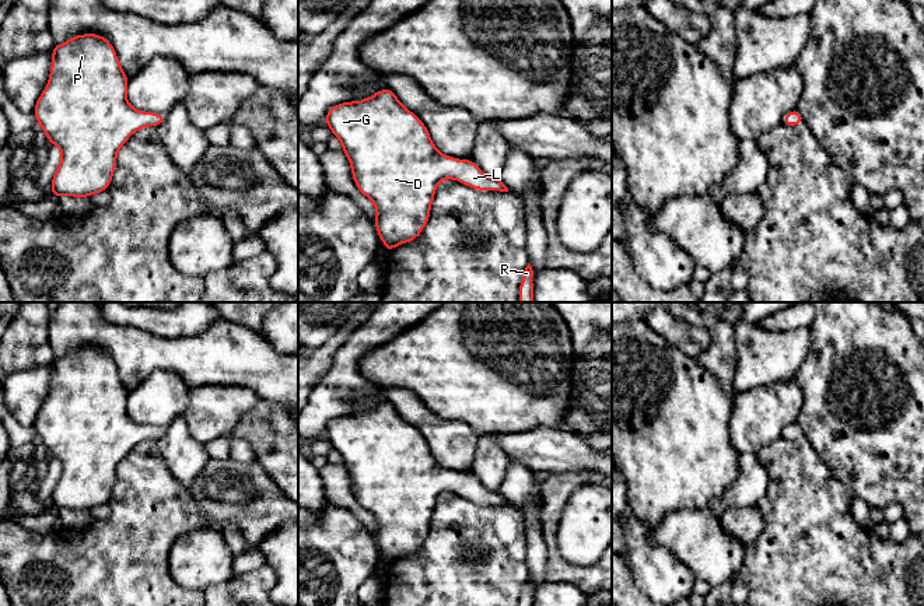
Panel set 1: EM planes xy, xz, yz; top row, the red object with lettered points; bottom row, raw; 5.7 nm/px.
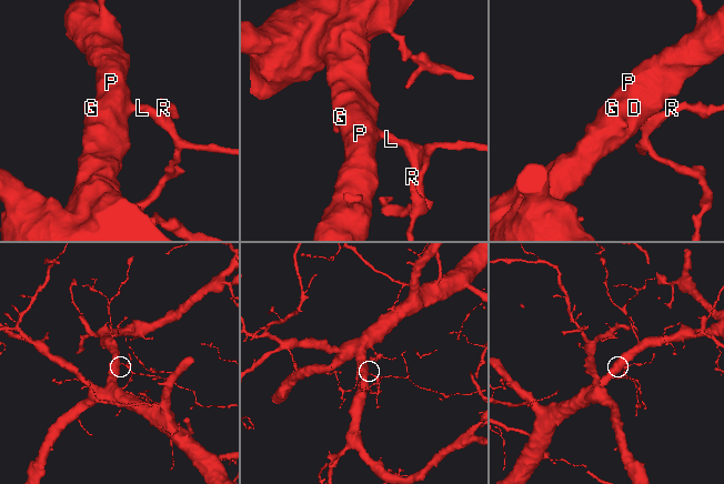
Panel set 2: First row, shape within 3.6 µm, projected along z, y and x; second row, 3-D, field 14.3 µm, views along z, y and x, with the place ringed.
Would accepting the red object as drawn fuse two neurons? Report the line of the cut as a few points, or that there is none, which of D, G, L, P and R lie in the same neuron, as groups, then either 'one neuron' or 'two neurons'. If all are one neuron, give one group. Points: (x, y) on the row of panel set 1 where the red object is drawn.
no cut; D G L P R; one neuron

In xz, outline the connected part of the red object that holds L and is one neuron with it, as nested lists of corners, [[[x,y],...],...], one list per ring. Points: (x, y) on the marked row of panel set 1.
[[[389,88],[360,102],[347,101],[329,108],[325,125],[340,140],[356,186],[377,207],[375,228],[386,252],[421,234],[430,218],[435,188],[442,179],[456,179],[477,190],[508,192],[498,176],[487,176],[472,160],[440,153],[421,119],[405,108]]]

